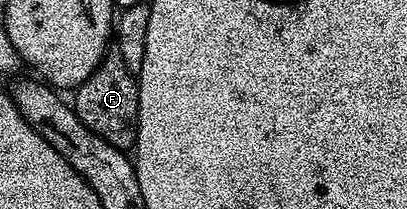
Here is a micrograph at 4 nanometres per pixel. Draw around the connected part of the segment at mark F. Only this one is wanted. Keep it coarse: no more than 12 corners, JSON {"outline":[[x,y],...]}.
{"outline":[[105,54],[74,95],[78,117],[121,149],[135,144],[140,84]]}

